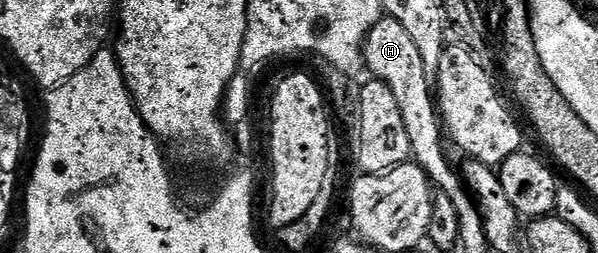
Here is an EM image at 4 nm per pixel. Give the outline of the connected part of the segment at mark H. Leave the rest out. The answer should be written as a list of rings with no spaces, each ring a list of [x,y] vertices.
[[[383,16],[374,25],[374,29],[367,35],[364,42],[364,64],[371,70],[379,82],[383,82],[394,93],[395,100],[402,112],[402,119],[406,124],[407,137],[411,141],[411,156],[413,160],[428,174],[433,184],[444,194],[448,195],[452,204],[460,195],[469,195],[463,180],[452,171],[442,145],[444,131],[436,106],[432,83],[425,71],[422,57],[414,41],[407,36],[406,29],[394,21],[393,18]]]

